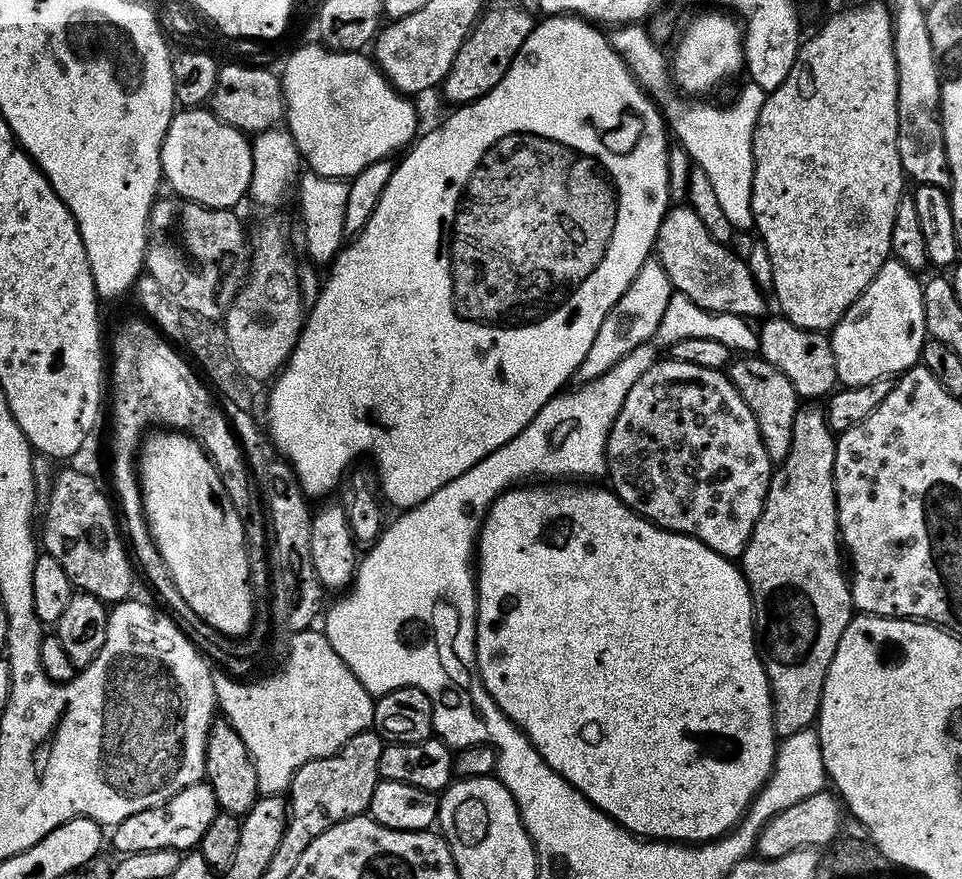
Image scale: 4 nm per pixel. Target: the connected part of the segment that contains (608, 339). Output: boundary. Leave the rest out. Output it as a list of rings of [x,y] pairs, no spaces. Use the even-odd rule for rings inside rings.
[[[650,258],[638,266],[638,274],[626,286],[622,298],[610,306],[606,318],[602,318],[602,326],[598,326],[598,335],[595,336],[590,351],[587,352],[586,358],[578,366],[574,377],[576,384],[585,384],[610,370],[630,350],[638,346],[649,343],[655,337],[658,326],[662,322],[662,314],[666,314],[666,306],[670,306],[670,298],[674,289],[662,262],[655,258]]]

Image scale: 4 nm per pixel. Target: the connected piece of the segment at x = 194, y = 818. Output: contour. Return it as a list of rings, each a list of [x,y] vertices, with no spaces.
[[[207,782],[191,784],[186,786],[186,790],[178,790],[174,798],[158,806],[138,810],[138,814],[130,814],[130,818],[115,825],[111,829],[112,844],[120,854],[142,850],[166,850],[167,848],[183,854],[199,845],[202,834],[206,834],[206,826],[214,822],[217,811],[216,795],[211,786]]]

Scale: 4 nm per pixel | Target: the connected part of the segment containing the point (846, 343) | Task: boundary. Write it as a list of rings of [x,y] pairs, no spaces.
[[[889,258],[878,270],[870,286],[862,290],[862,294],[850,306],[850,310],[846,310],[846,314],[842,314],[835,328],[831,329],[836,378],[843,387],[862,386],[866,382],[874,382],[880,376],[892,378],[907,372],[909,368],[917,367],[926,333],[922,310],[922,284],[919,279],[916,281],[916,276],[917,273],[913,269],[907,268],[894,258]]]

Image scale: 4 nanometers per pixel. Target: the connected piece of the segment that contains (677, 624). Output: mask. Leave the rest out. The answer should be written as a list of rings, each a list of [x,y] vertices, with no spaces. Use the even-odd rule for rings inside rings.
[[[548,482],[543,486],[517,486],[509,488],[493,502],[484,517],[474,553],[474,575],[476,577],[476,623],[478,625],[478,671],[480,680],[486,686],[490,698],[512,721],[520,731],[528,735],[528,740],[542,754],[542,758],[566,782],[570,782],[596,808],[601,808],[611,820],[616,820],[627,832],[634,836],[650,840],[667,840],[685,844],[702,844],[727,836],[744,818],[744,812],[752,805],[752,799],[764,789],[764,784],[770,778],[772,767],[776,764],[776,719],[772,716],[772,691],[768,685],[768,675],[760,654],[756,650],[756,634],[754,631],[754,613],[752,610],[752,594],[748,590],[748,582],[743,571],[736,568],[727,556],[720,556],[710,546],[706,546],[695,536],[683,536],[677,532],[668,532],[653,524],[651,520],[640,516],[632,508],[627,508],[620,501],[611,487],[595,488],[595,483],[588,482],[583,488],[580,482]]]

